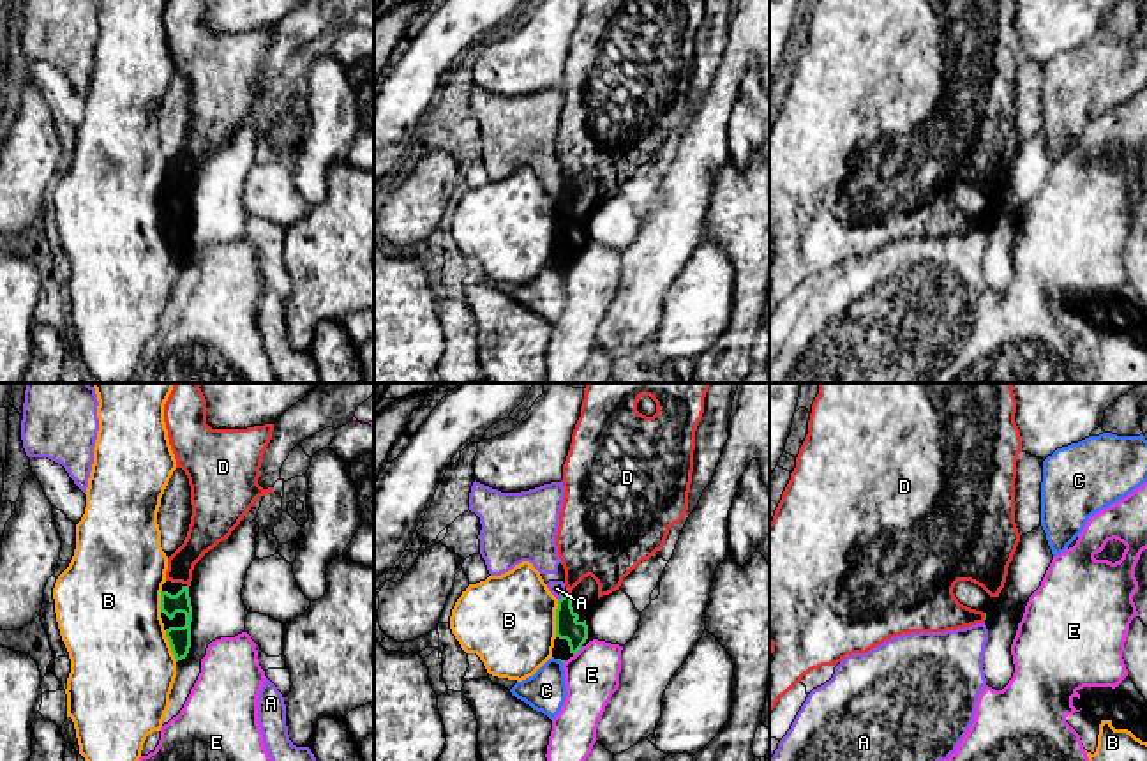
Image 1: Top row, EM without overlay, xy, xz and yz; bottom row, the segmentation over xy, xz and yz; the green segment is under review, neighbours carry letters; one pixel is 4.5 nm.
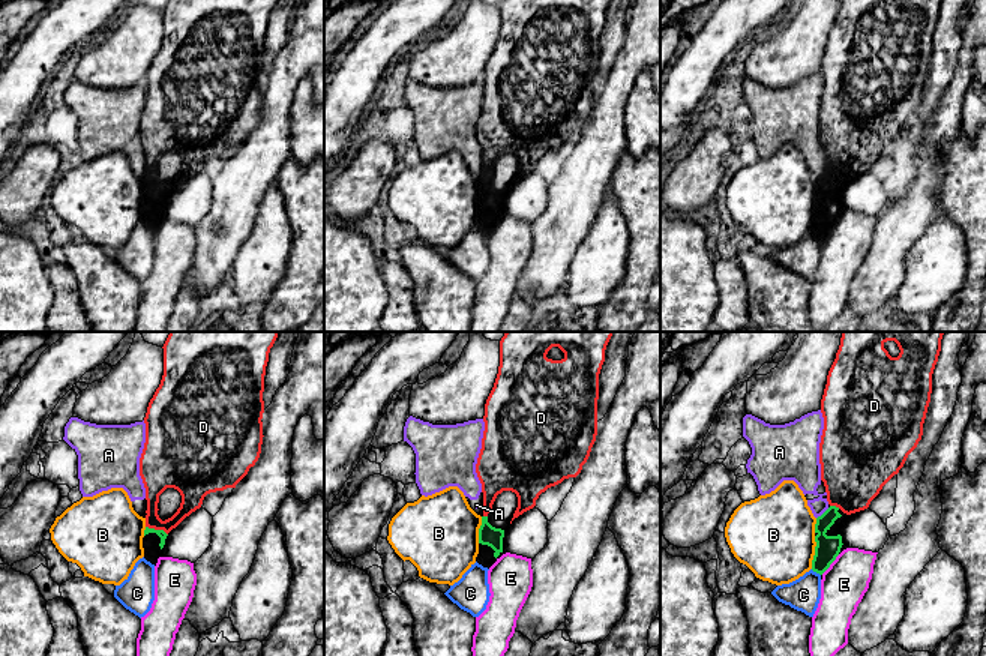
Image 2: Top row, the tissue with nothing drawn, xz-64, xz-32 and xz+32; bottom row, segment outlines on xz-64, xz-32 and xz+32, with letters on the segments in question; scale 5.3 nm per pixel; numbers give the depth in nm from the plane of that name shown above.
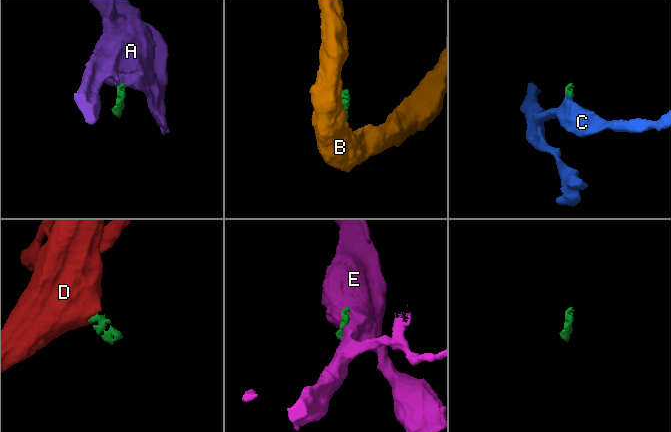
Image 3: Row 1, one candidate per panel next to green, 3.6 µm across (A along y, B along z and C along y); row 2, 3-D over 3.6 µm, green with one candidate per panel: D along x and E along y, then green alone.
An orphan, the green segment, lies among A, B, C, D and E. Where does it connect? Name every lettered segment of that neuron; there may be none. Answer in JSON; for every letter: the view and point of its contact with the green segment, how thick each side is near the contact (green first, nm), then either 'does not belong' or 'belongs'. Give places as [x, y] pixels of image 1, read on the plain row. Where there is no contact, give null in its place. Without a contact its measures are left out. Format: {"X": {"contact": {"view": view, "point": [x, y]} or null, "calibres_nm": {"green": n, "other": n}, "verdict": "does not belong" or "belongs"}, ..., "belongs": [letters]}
{"A": {"contact": {"view": "xz", "point": [562, 202]}, "calibres_nm": {"green": 110, "other": 70}, "verdict": "does not belong"}, "B": {"contact": {"view": "xz", "point": [556, 223]}, "calibres_nm": {"green": 110, "other": 420}, "verdict": "does not belong"}, "C": {"contact": {"view": "xz", "point": [560, 263]}, "calibres_nm": {"green": 20, "other": 190}, "verdict": "does not belong"}, "D": {"contact": {"view": "yz", "point": [985, 221]}, "calibres_nm": {"green": 20, "other": 220}, "verdict": "belongs"}, "E": {"contact": {"view": "xz", "point": [577, 255]}, "calibres_nm": {"green": 110, "other": 240}, "verdict": "does not belong"}, "belongs": ["D"]}

